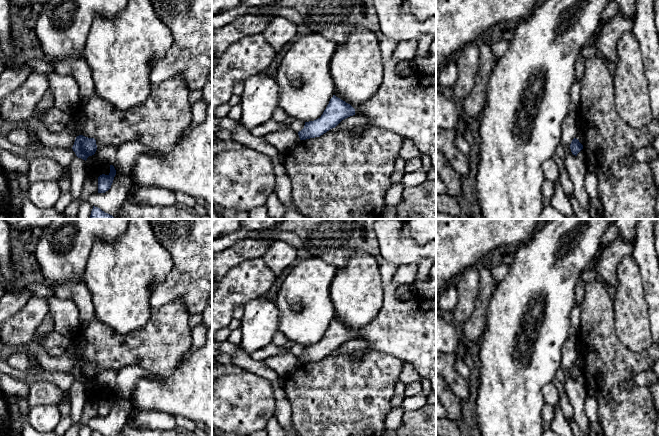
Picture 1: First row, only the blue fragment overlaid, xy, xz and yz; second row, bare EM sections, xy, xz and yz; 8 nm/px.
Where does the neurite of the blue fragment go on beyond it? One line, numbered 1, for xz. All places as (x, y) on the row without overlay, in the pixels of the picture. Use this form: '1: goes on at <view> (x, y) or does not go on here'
1: does not go on here

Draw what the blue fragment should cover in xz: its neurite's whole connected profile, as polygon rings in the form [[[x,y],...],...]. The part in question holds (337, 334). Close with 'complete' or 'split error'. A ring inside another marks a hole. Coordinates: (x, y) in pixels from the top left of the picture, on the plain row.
[[[333,319],[320,342],[305,346],[304,352],[298,356],[300,364],[320,361],[342,344],[355,339],[355,333],[345,325]]] | complete

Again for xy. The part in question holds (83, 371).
[[[79,359],[76,361],[72,373],[78,382],[86,385],[87,382],[94,379],[97,374],[96,364]]] | complete

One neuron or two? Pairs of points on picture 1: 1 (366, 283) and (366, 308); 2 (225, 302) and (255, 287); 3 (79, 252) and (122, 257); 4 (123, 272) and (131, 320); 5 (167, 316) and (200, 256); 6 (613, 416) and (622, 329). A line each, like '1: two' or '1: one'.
1: one
2: one
3: two
4: one
5: two
6: two

